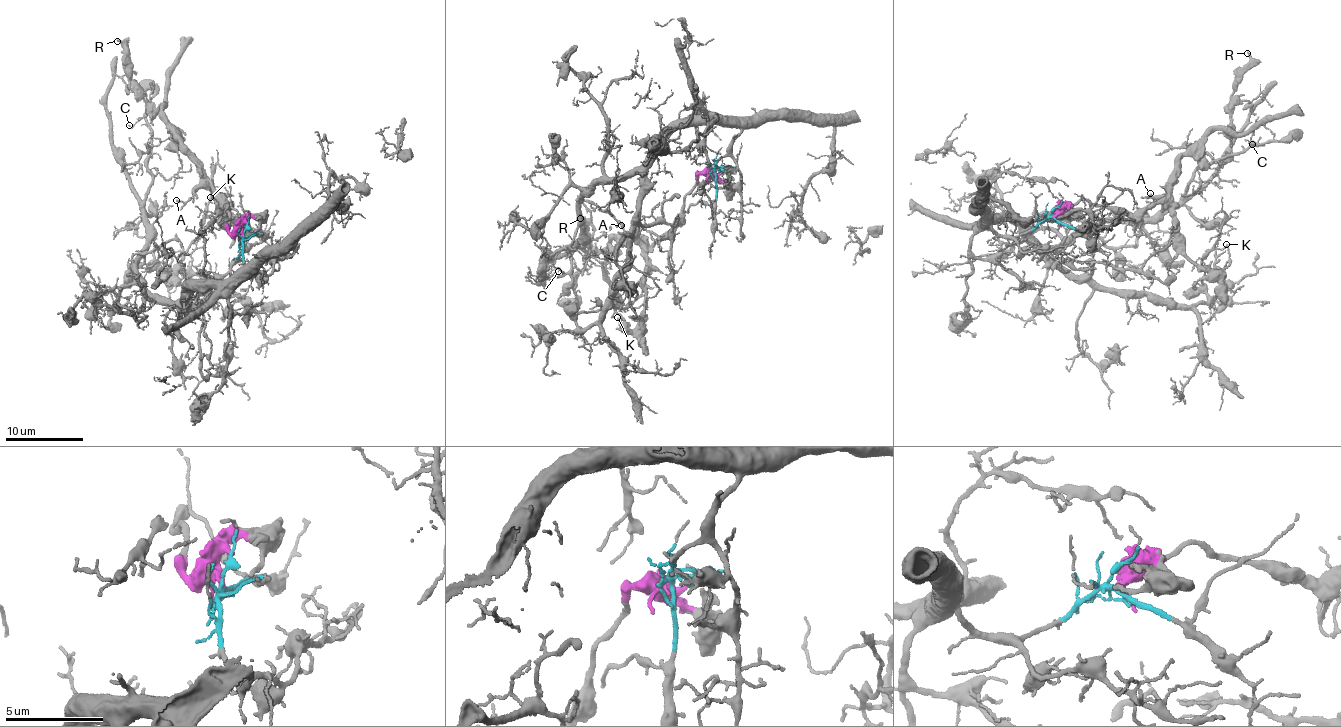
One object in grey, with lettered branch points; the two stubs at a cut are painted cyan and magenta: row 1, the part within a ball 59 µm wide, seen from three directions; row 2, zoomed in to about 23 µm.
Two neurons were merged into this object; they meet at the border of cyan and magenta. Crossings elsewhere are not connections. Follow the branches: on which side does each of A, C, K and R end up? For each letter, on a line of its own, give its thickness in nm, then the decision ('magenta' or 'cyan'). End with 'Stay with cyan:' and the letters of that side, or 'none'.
A: 160 nm | magenta
C: 120 nm | cyan
K: 100 nm | magenta
R: 240 nm | magenta
Stay with cyan: C

